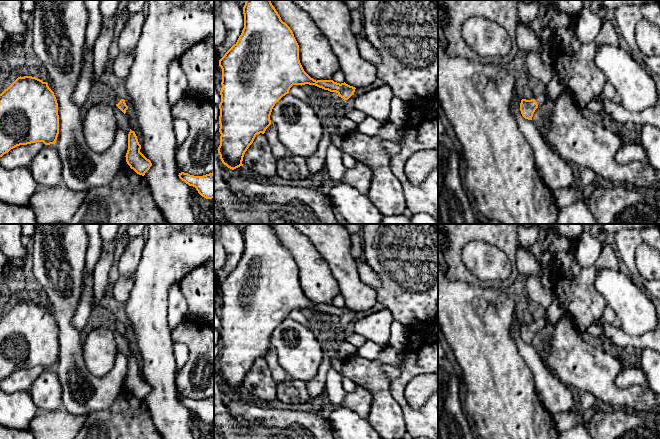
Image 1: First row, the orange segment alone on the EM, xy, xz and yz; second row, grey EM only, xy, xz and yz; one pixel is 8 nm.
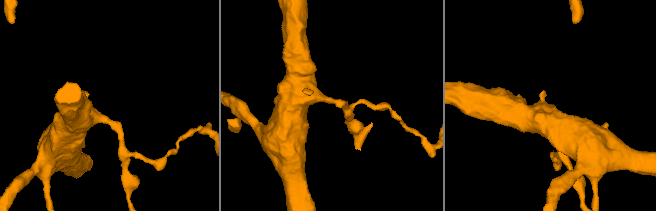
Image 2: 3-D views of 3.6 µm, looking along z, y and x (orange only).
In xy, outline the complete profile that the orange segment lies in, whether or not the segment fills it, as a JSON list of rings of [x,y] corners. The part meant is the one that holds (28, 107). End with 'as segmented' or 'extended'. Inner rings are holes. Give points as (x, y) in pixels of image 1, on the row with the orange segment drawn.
[[[20,76],[0,94],[0,157],[20,145],[36,142],[43,142],[45,145],[55,144],[58,134],[58,103],[47,82],[32,76]]]; as segmented

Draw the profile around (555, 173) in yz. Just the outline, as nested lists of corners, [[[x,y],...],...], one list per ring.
[[[517,96],[511,103],[511,113],[522,134],[529,142],[535,169],[542,182],[552,191],[573,188],[577,179],[570,163],[564,161],[544,140],[532,120],[525,119],[520,111],[521,98]]]

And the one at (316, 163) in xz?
[[[320,118],[320,121],[323,128],[322,138],[318,144],[316,153],[306,158],[308,169],[315,176],[325,170],[327,148],[332,143],[332,138],[327,131],[328,123],[322,118]]]

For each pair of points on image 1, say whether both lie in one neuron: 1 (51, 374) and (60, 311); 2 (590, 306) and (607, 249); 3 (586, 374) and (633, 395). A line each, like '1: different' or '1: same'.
1: different
2: same
3: same

